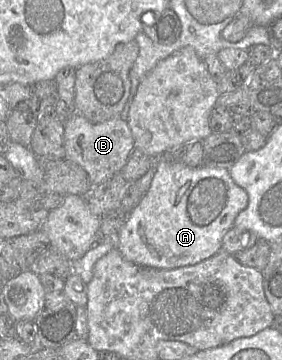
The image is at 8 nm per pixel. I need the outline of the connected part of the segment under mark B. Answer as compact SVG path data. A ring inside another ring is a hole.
M76 112L64 122L64 148L66 158L81 166L92 186L97 186L121 172L135 148L135 142L127 121L122 118L93 123Z

